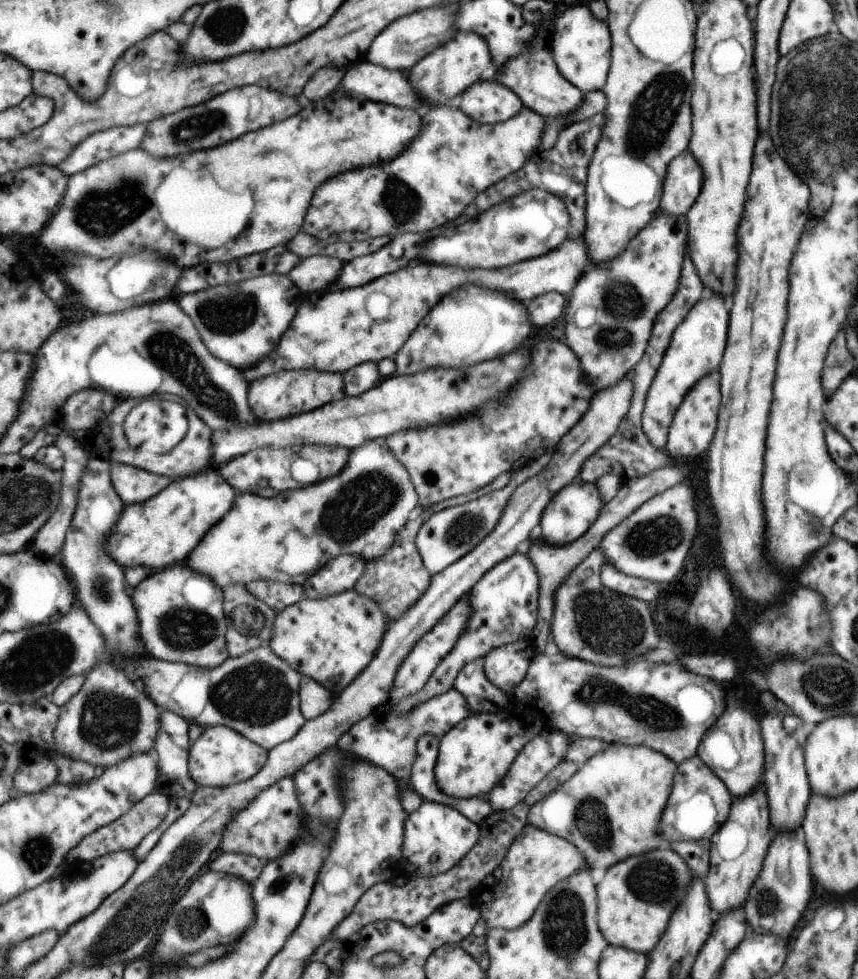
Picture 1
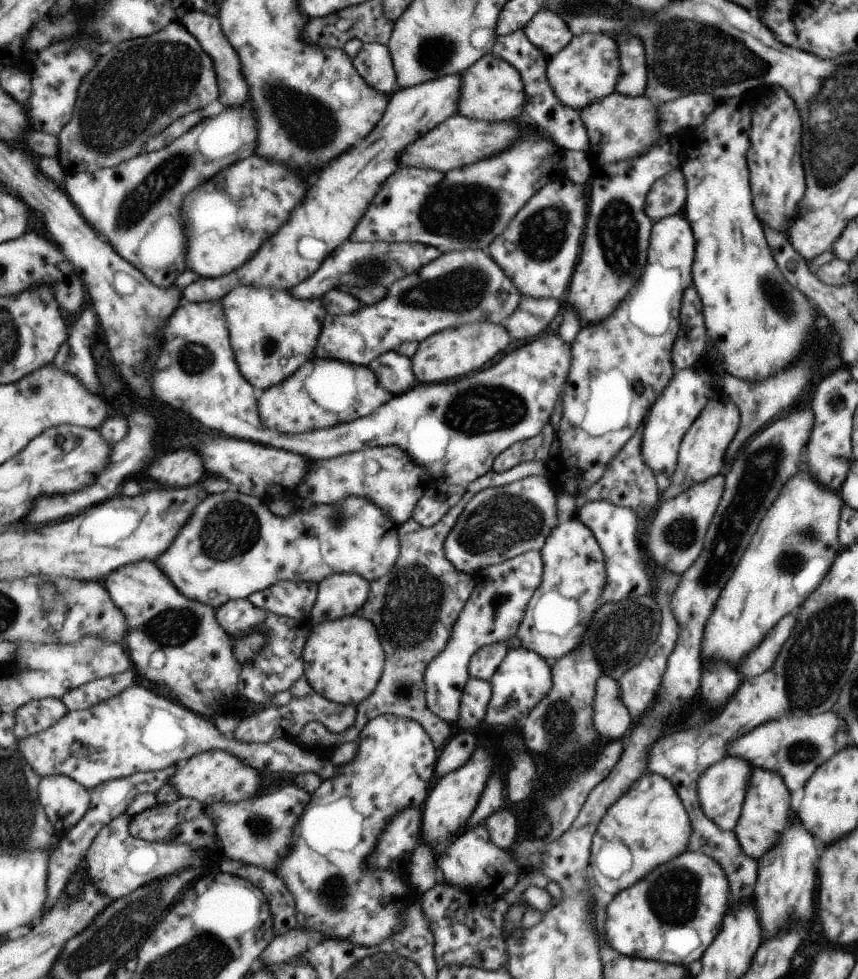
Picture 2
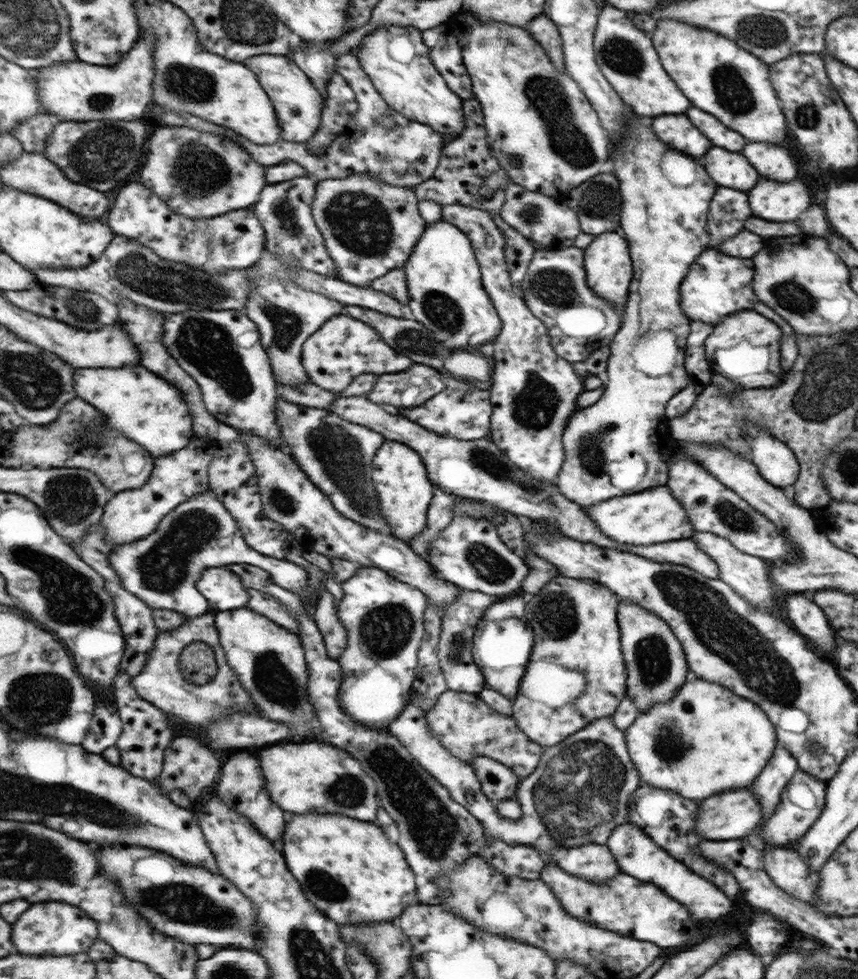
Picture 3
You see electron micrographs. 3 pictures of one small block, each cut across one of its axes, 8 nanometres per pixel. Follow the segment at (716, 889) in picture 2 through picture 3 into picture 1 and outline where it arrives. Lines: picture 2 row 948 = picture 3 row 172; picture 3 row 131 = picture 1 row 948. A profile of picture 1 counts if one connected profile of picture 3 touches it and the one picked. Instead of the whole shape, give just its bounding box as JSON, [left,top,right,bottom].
[597,845,687,955]

